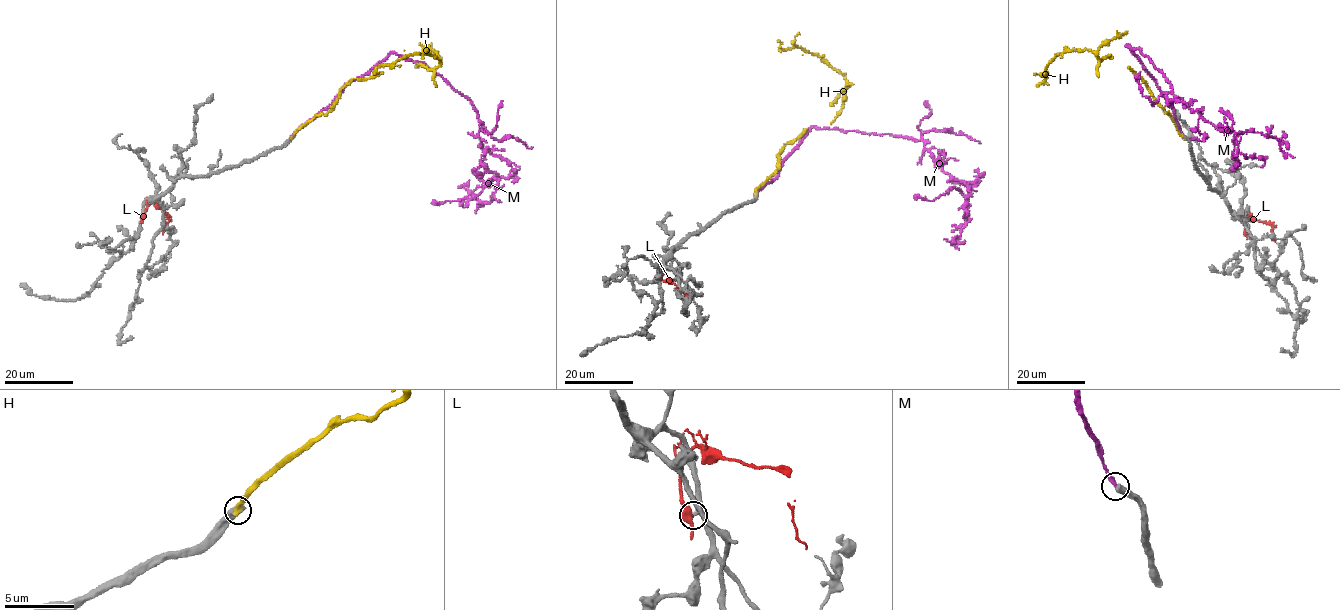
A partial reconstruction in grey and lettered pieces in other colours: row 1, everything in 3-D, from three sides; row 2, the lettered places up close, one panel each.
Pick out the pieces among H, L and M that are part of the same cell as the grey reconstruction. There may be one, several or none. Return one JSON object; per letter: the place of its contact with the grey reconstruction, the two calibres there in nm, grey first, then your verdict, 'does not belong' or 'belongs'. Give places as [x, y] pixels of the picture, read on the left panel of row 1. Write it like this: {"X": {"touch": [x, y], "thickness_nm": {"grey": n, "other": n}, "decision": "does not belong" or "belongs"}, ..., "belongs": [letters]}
{"H": {"touch": [292, 137], "thickness_nm": {"grey": 600, "other": 320}, "decision": "does not belong"}, "L": {"touch": [141, 217], "thickness_nm": {"grey": 400, "other": 420}, "decision": "does not belong"}, "M": {"touch": [292, 135], "thickness_nm": {"grey": 500, "other": 340}, "decision": "does not belong"}, "belongs": []}

